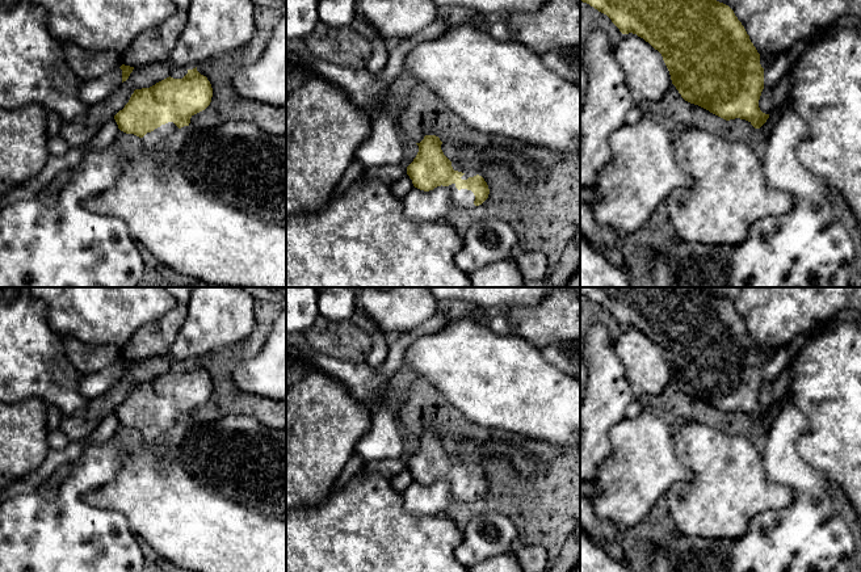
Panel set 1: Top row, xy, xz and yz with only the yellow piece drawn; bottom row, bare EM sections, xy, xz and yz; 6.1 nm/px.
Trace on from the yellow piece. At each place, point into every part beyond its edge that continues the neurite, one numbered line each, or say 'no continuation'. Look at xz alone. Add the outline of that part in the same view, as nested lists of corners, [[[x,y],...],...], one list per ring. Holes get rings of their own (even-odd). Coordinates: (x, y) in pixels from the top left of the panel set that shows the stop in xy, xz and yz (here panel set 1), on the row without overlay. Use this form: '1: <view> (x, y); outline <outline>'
1: xz (463, 492); outline [[[455,478],[448,480],[452,485],[452,499],[461,502],[475,502],[475,489],[471,484],[455,481]]]

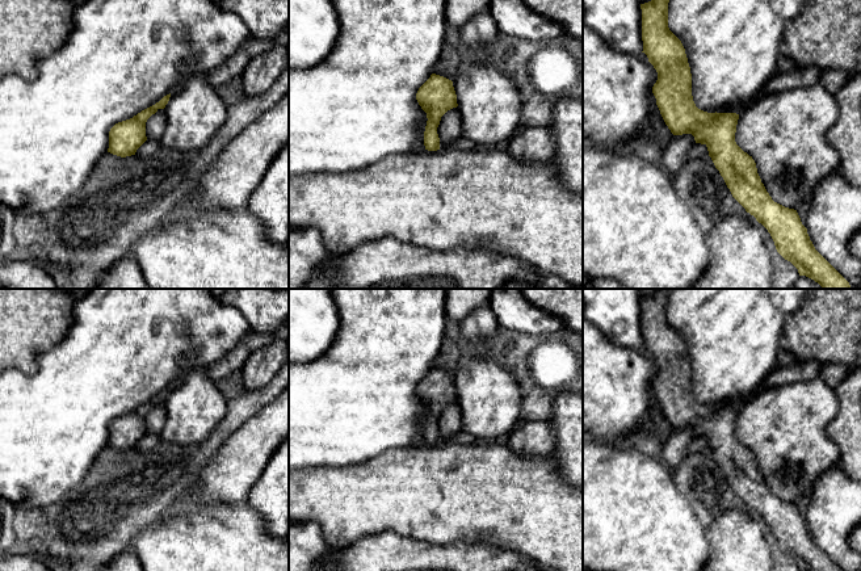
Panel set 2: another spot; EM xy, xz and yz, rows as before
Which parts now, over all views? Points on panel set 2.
no continuation

